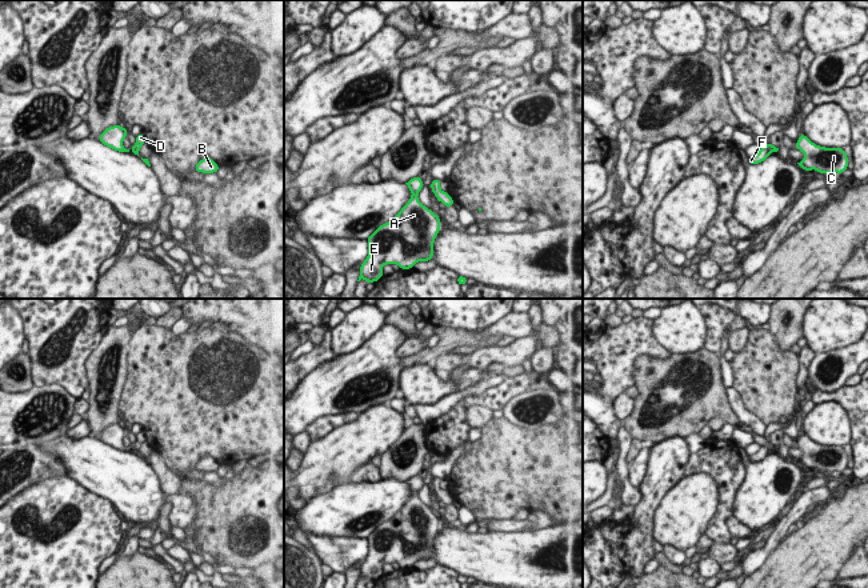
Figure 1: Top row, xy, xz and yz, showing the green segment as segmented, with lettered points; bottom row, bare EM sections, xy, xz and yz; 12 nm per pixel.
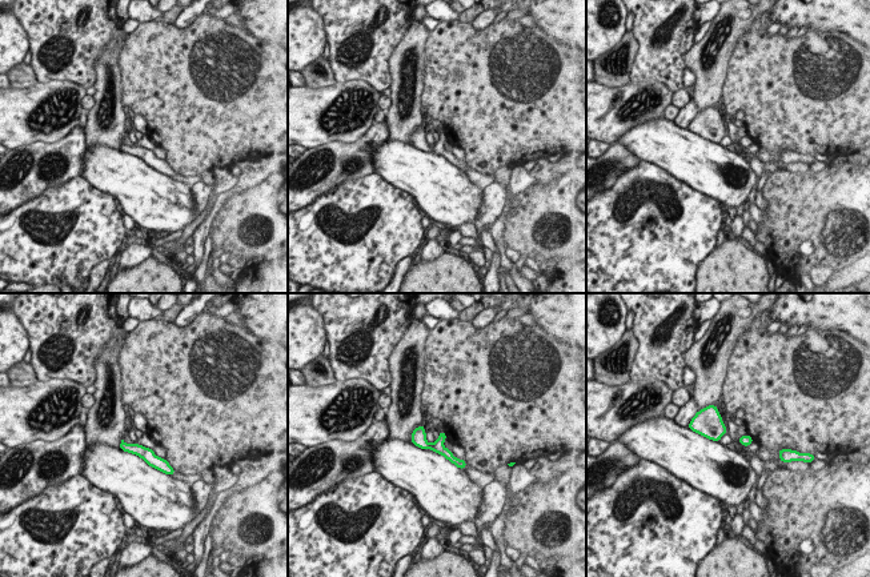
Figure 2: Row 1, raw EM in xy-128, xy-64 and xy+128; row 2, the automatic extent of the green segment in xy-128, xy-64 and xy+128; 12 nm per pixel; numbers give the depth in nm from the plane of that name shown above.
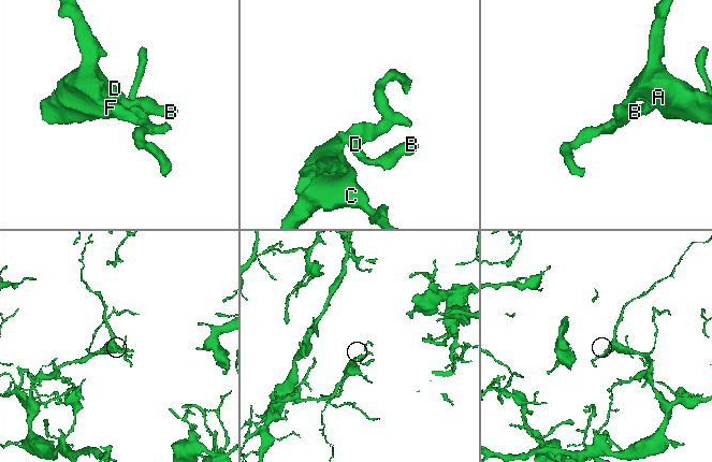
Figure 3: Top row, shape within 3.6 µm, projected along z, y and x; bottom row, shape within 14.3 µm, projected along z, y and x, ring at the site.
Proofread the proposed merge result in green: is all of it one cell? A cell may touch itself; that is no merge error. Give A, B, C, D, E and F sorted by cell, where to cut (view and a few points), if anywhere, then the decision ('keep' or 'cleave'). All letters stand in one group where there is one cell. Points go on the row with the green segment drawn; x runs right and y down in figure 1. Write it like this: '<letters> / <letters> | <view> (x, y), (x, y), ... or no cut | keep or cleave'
A B C D E F | no cut | keep

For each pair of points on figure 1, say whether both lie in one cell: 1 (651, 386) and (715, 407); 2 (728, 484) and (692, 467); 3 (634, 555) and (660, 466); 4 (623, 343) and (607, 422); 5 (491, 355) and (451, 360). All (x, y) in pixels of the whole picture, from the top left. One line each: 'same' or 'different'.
1: same
2: same
3: same
4: same
5: same

